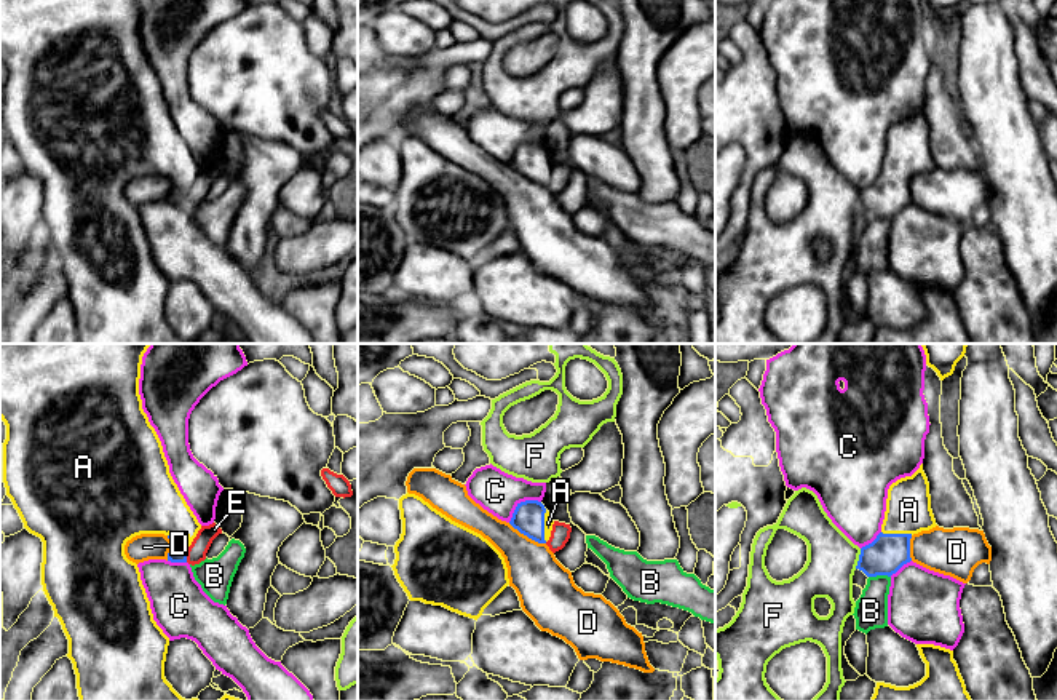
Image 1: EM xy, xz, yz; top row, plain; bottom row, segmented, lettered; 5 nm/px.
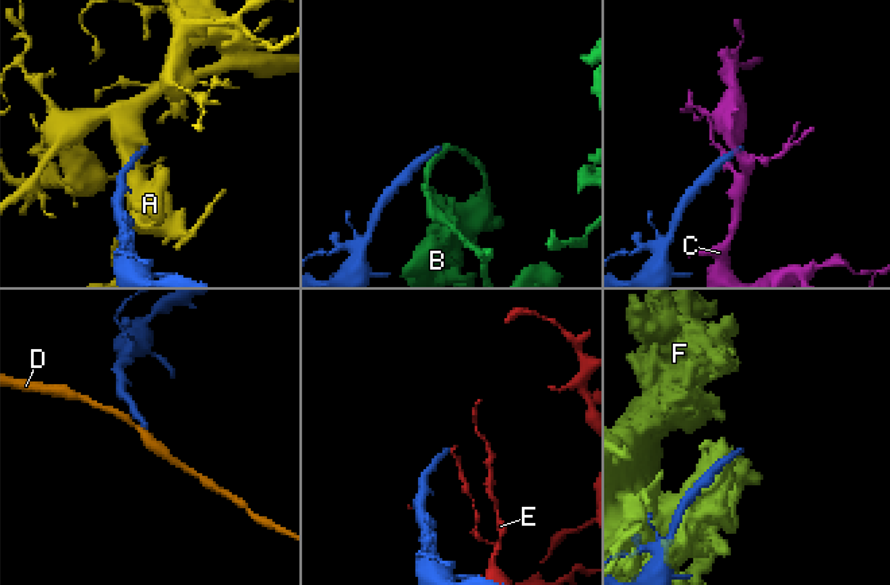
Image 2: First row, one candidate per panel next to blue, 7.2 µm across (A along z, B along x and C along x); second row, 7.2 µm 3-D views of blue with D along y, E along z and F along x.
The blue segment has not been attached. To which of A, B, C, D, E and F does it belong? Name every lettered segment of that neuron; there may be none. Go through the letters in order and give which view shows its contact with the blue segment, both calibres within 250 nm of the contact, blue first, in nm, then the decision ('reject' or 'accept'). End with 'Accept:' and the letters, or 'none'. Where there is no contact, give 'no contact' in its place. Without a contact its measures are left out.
A: xz | 160/50 nm | accept
B: yz | 190/170 nm | reject
C: xz | 160/220 nm | reject
D: xz | 160/280 nm | reject
E: xy | 90/100 nm | reject
F: yz | 190/260 nm | reject
Accept: A

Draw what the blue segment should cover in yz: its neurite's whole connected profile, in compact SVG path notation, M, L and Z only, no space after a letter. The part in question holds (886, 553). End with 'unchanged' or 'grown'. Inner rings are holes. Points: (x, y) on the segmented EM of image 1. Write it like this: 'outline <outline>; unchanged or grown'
outline M921 463L912 476L901 478L889 486L881 532L872 543L861 548L856 569L867 577L891 577L912 561L912 535L936 526L929 483Z; grown

